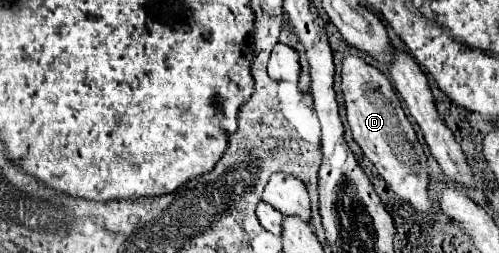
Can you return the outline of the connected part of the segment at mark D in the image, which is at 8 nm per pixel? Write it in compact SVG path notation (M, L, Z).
M347 56L341 62L341 92L347 108L347 122L353 132L353 140L359 144L363 154L375 164L379 176L391 186L391 190L415 206L417 212L429 214L431 200L427 194L429 168L427 156L417 140L413 126L409 124L401 100L393 90L389 78L369 66L359 56Z

